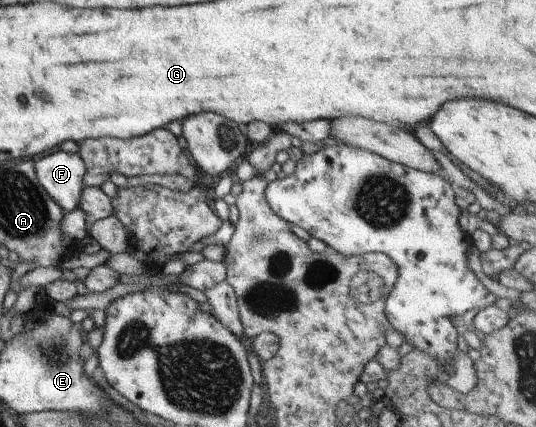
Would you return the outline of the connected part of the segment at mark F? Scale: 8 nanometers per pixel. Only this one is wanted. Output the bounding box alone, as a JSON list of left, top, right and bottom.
[33,150,85,212]

